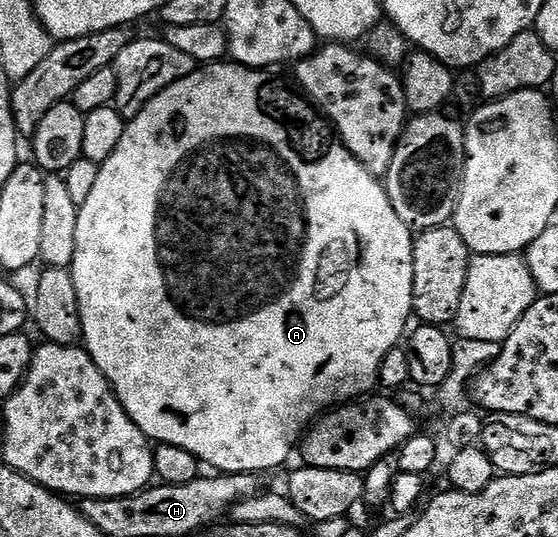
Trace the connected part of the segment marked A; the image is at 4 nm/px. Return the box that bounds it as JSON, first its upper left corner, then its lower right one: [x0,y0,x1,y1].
[71,63,415,475]

